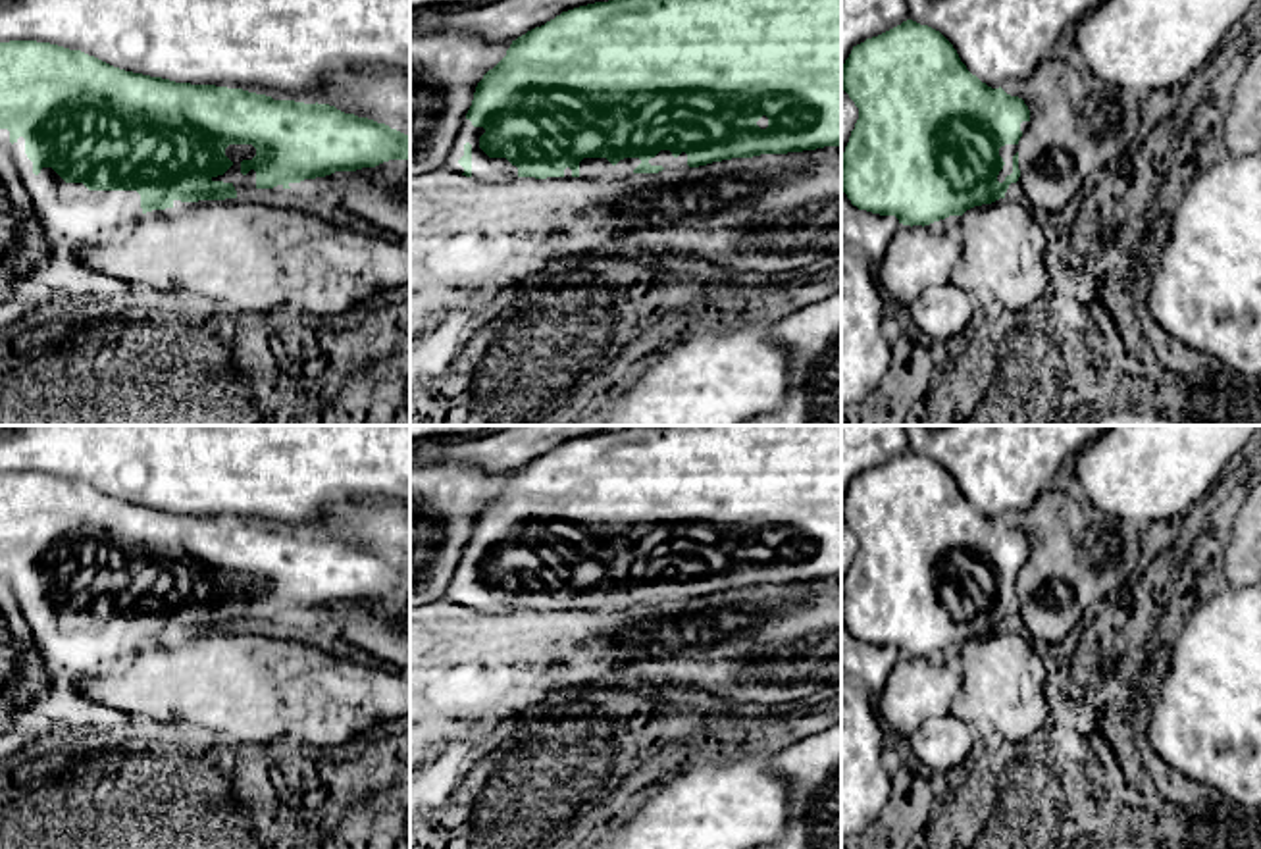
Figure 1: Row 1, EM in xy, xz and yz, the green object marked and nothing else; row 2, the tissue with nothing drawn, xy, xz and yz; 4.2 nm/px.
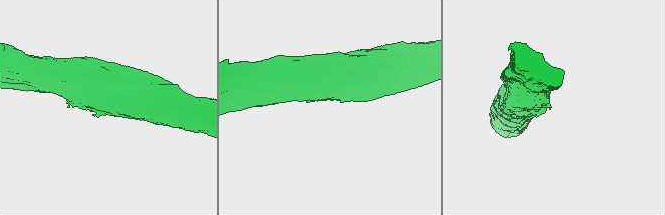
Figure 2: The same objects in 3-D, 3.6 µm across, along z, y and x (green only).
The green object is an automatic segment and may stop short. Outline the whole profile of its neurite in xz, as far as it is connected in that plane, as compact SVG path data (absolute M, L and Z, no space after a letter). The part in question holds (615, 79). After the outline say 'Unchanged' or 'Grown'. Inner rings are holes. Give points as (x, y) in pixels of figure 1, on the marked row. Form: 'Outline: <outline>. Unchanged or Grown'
Outline: M608 0L562 12L512 40L506 56L477 83L445 169L483 183L516 177L628 177L687 169L732 158L841 146L841 0Z. Grown

